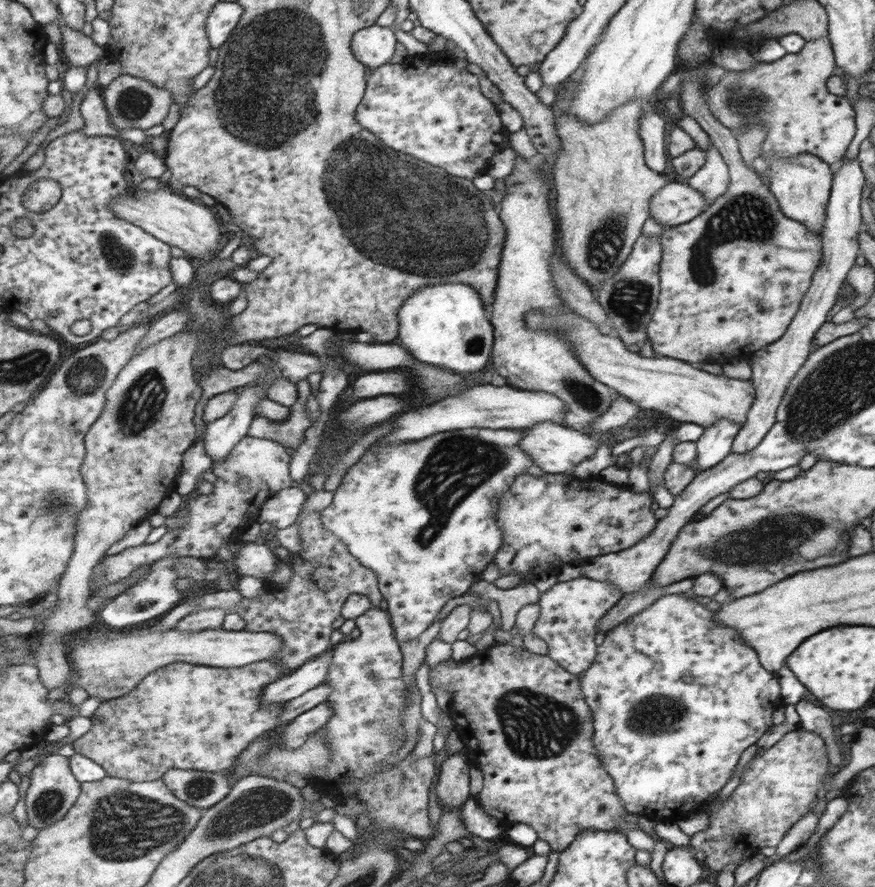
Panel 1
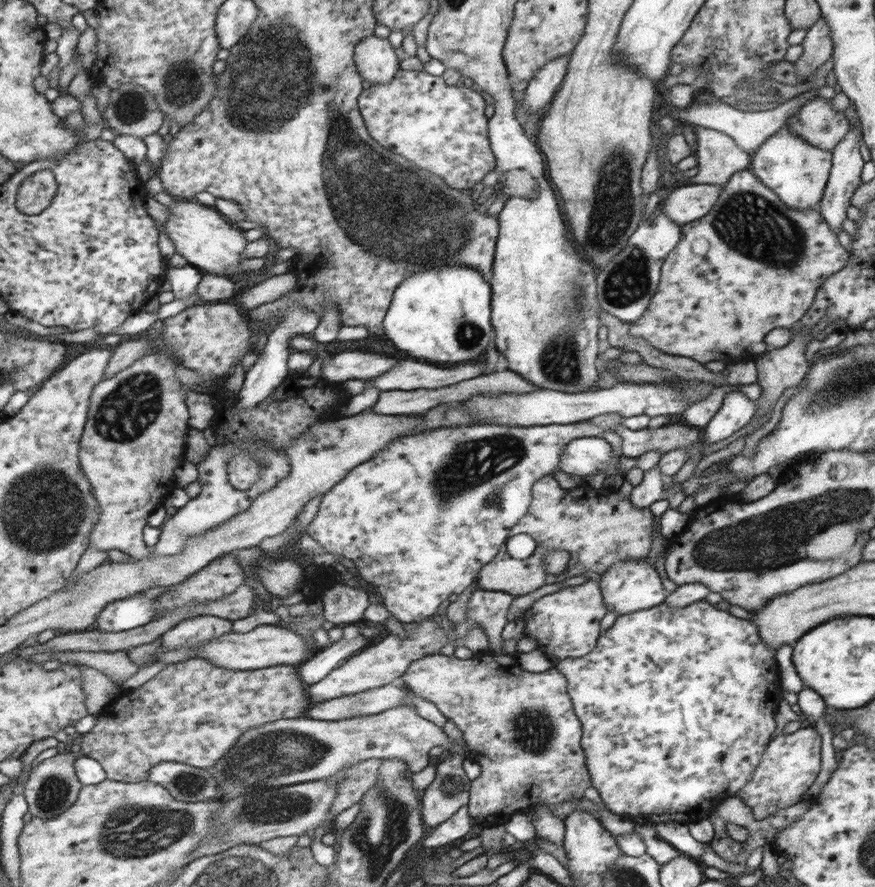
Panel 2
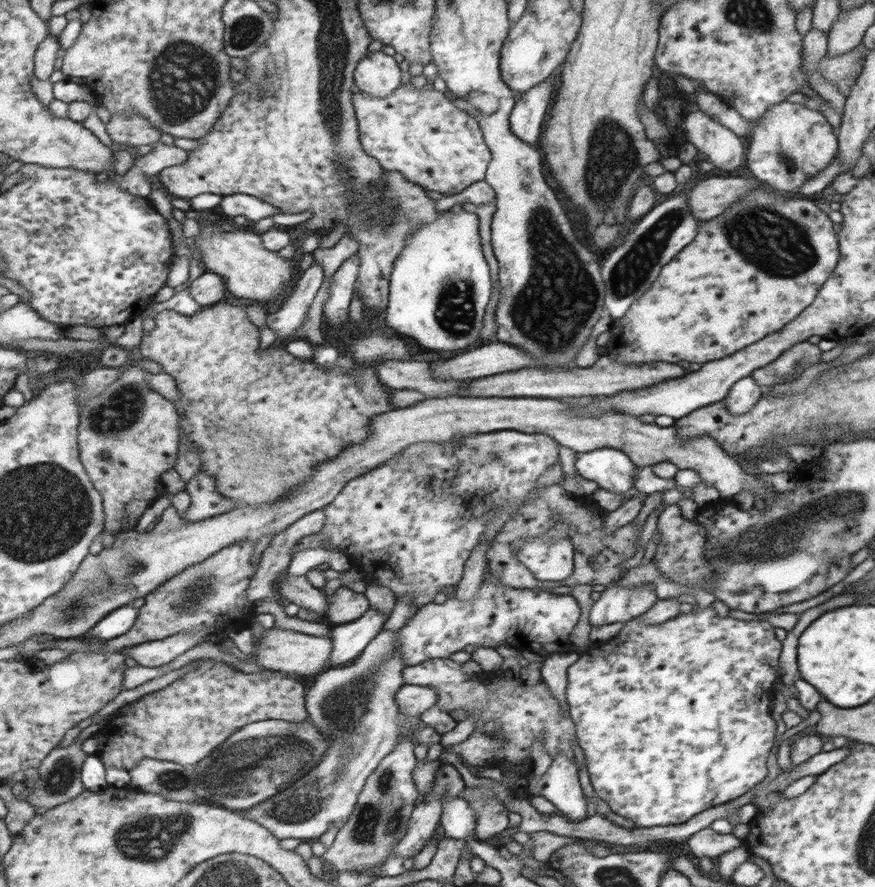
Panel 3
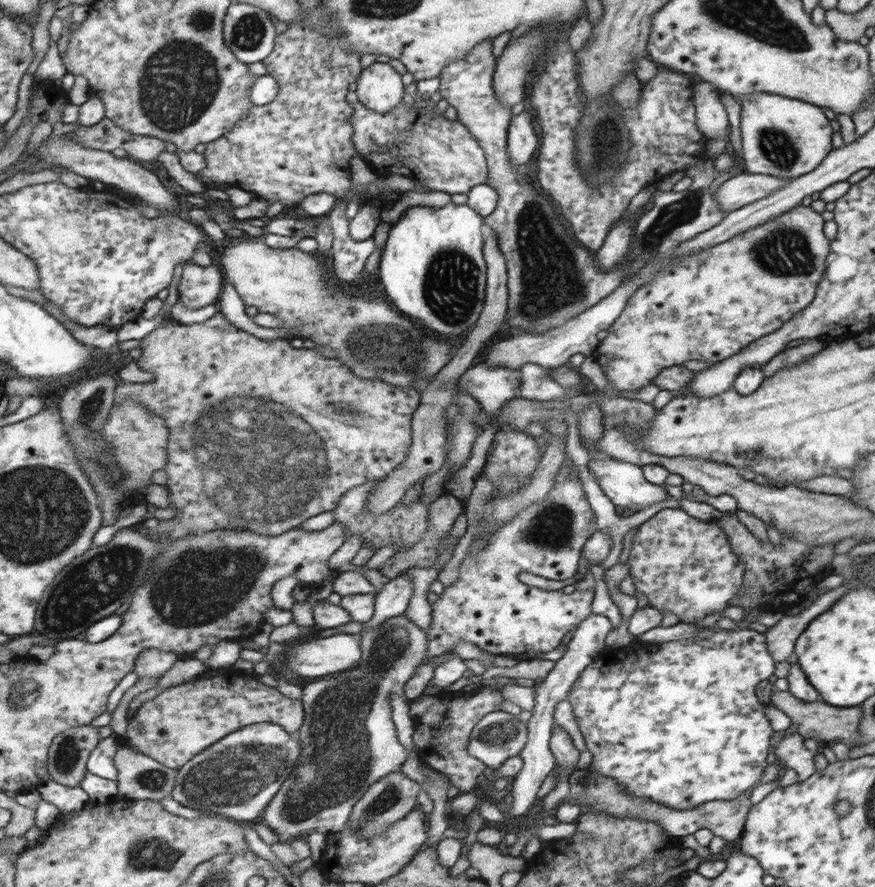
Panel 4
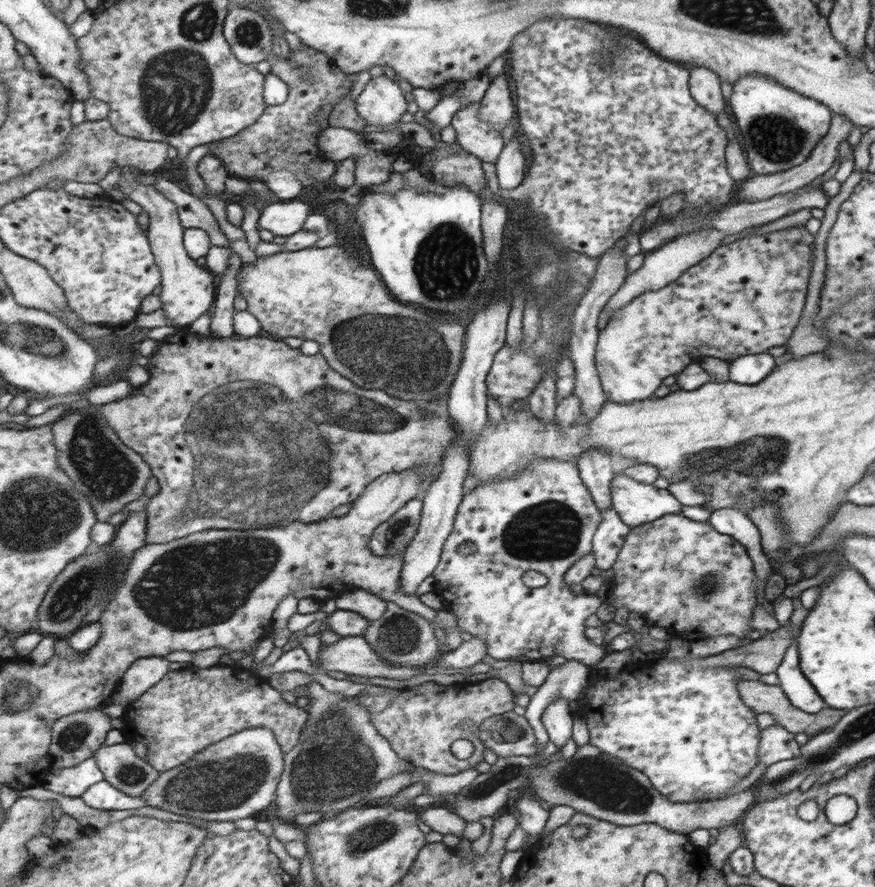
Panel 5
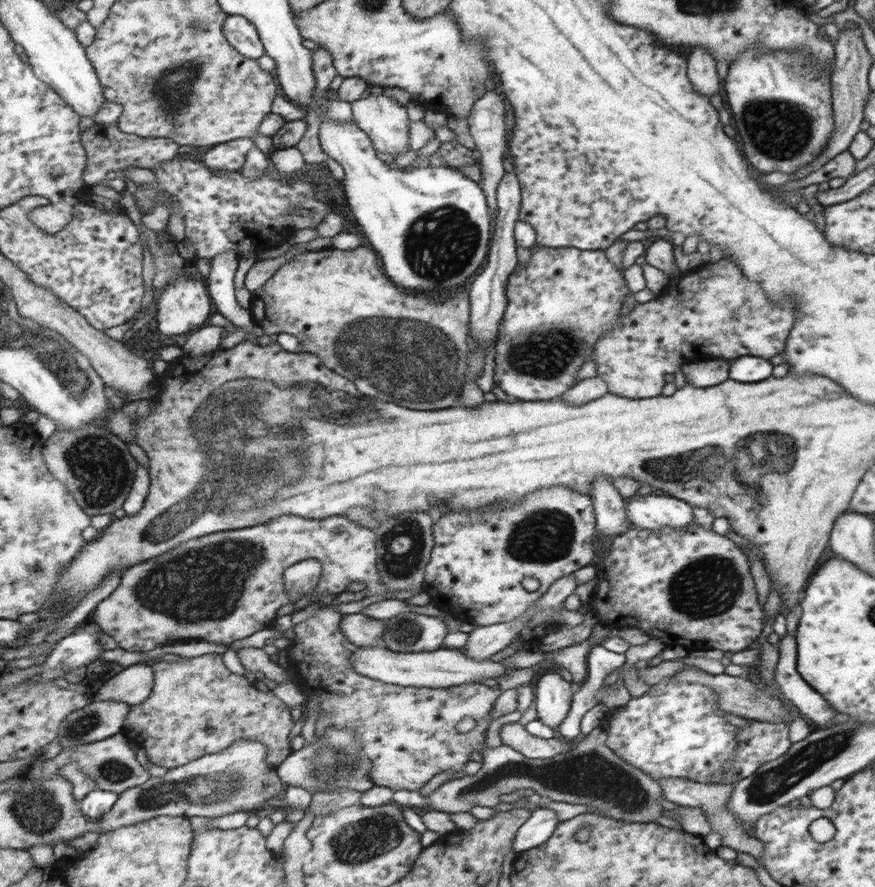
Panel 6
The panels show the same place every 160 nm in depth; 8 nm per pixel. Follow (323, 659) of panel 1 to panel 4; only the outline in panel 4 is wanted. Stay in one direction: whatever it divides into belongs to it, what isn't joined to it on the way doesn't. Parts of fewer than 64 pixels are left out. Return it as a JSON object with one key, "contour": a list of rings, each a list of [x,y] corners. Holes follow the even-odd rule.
{"contour":[[[407,571],[384,585],[382,591],[375,596],[374,615],[364,623],[360,635],[384,624],[388,618],[404,614],[413,591],[414,582]]]}

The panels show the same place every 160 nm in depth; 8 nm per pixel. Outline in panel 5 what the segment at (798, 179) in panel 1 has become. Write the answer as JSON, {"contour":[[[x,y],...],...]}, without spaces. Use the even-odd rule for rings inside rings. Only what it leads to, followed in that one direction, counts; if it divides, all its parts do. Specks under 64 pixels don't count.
{"contour":[[[744,75],[733,86],[729,104],[740,128],[740,143],[754,174],[782,173],[802,165],[831,127],[832,113],[828,106],[780,86],[773,78]]]}

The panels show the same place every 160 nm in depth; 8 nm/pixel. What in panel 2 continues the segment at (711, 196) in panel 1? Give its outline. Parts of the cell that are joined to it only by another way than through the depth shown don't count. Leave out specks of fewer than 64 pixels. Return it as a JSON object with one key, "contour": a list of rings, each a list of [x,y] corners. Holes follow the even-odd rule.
{"contour":[[[696,125],[692,127],[698,144],[694,155],[697,157],[697,167],[699,169],[698,173],[688,181],[690,184],[715,184],[724,186],[731,180],[734,172],[744,170],[750,164],[750,154],[746,154],[742,148],[736,146],[737,142],[727,134],[702,128],[702,126]]]}

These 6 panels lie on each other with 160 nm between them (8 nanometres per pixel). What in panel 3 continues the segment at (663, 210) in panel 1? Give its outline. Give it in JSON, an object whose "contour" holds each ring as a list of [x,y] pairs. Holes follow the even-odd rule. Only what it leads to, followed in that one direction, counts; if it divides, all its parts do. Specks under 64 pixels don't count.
{"contour":[[[713,176],[700,181],[688,190],[687,203],[692,216],[701,222],[718,217],[718,214],[722,214],[735,202],[743,200],[754,187],[759,186],[753,183],[756,182],[732,176]]]}

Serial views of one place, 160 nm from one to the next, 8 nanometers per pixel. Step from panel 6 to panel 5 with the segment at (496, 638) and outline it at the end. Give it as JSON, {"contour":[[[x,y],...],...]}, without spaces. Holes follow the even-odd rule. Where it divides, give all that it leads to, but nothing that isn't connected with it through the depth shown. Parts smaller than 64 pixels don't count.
{"contour":[[[473,637],[471,640],[462,642],[462,646],[454,650],[446,650],[435,665],[455,669],[468,668],[481,662],[486,654],[488,654],[486,642],[482,638]]]}

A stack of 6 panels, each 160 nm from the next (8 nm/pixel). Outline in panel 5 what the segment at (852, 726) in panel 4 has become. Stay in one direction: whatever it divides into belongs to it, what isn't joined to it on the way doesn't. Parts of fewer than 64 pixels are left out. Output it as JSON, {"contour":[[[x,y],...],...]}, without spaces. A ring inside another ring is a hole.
{"contour":[[[740,679],[736,683],[736,686],[738,686],[739,689],[740,699],[744,700],[744,705],[746,705],[746,707],[754,709],[756,715],[764,713],[772,715],[778,725],[786,727],[794,734],[802,732],[813,737],[814,735],[829,730],[840,721],[844,715],[848,714],[848,712],[844,712],[844,710],[832,709],[827,706],[816,714],[807,714],[794,707],[778,685],[768,685],[760,682],[760,680]]]}

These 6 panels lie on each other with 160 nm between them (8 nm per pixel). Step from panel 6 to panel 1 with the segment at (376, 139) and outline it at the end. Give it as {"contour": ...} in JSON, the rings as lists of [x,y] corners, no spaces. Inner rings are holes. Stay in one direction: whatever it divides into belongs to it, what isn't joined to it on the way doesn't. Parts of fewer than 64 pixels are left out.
{"contour":[[[378,25],[359,30],[353,37],[354,53],[371,70],[390,62],[396,44],[398,40],[394,38],[392,29]]]}

